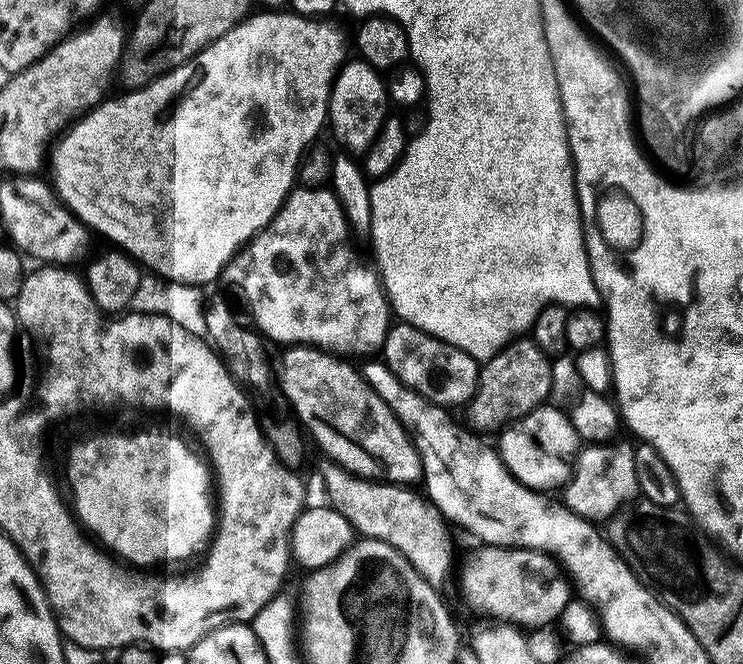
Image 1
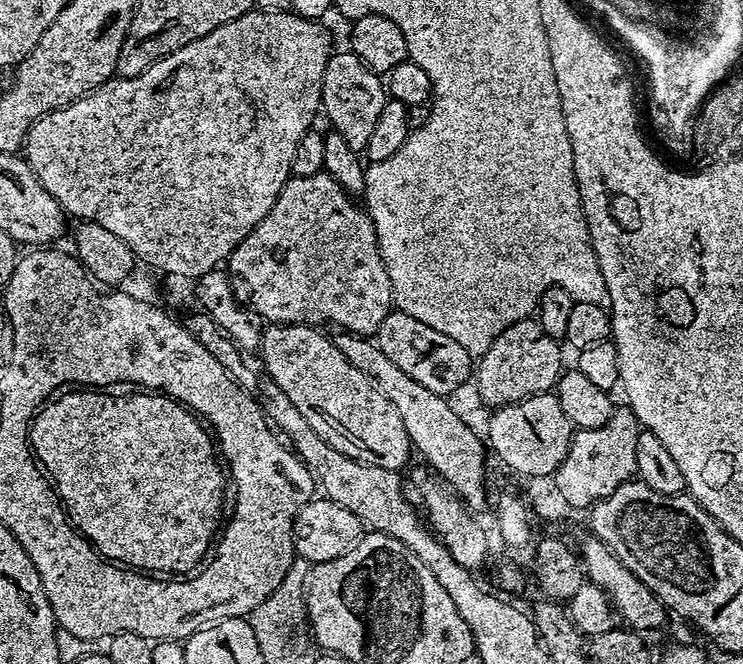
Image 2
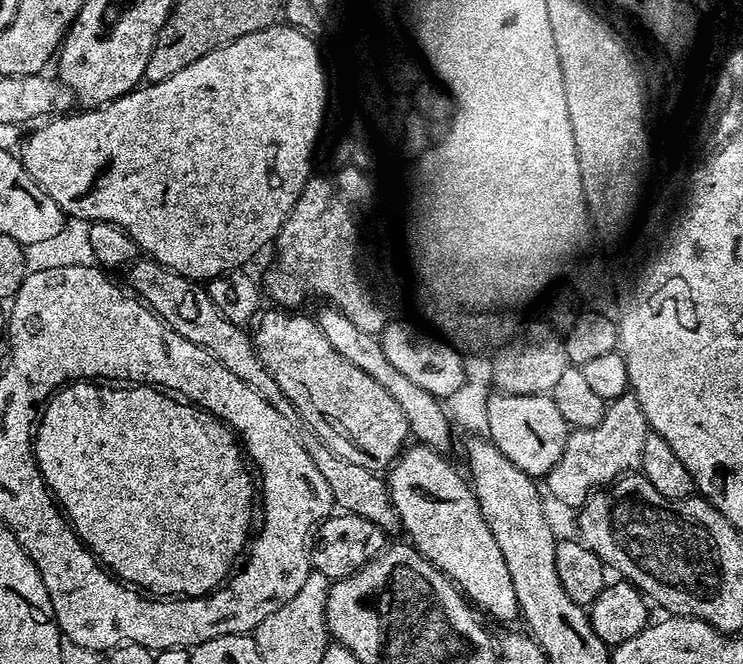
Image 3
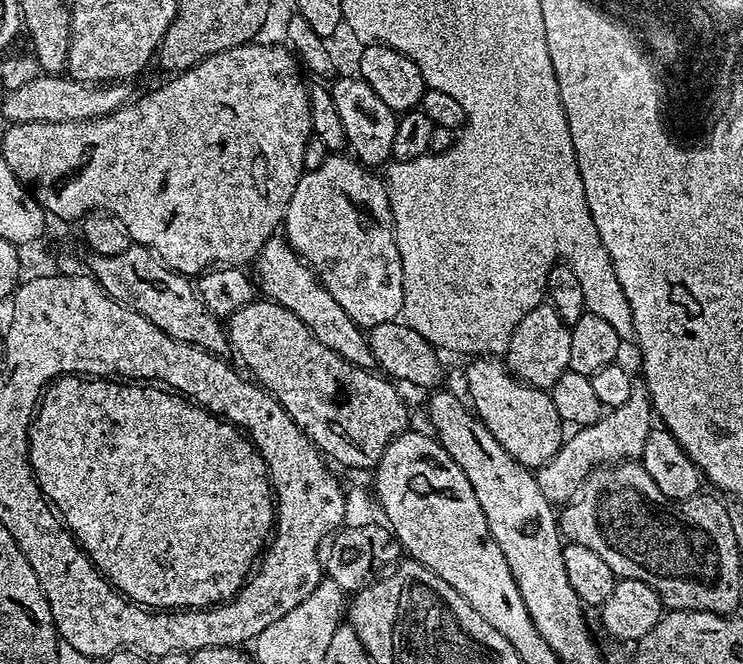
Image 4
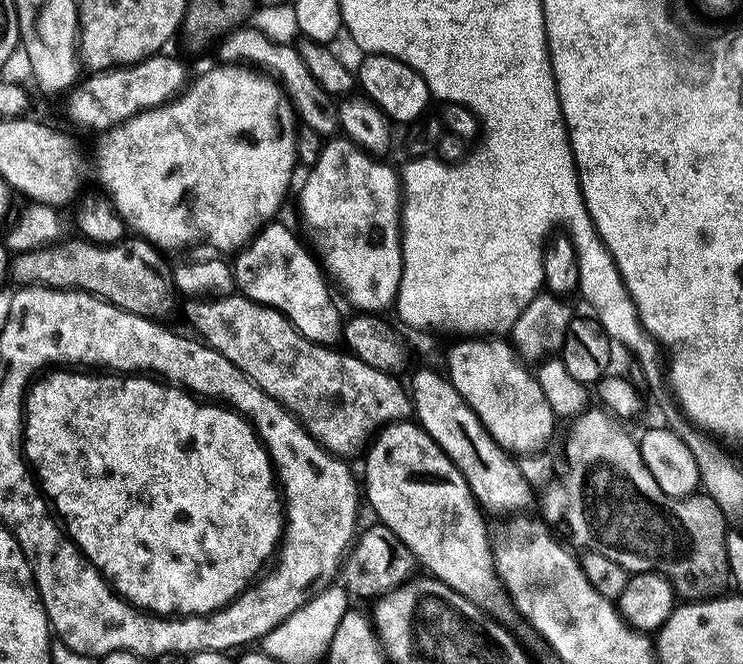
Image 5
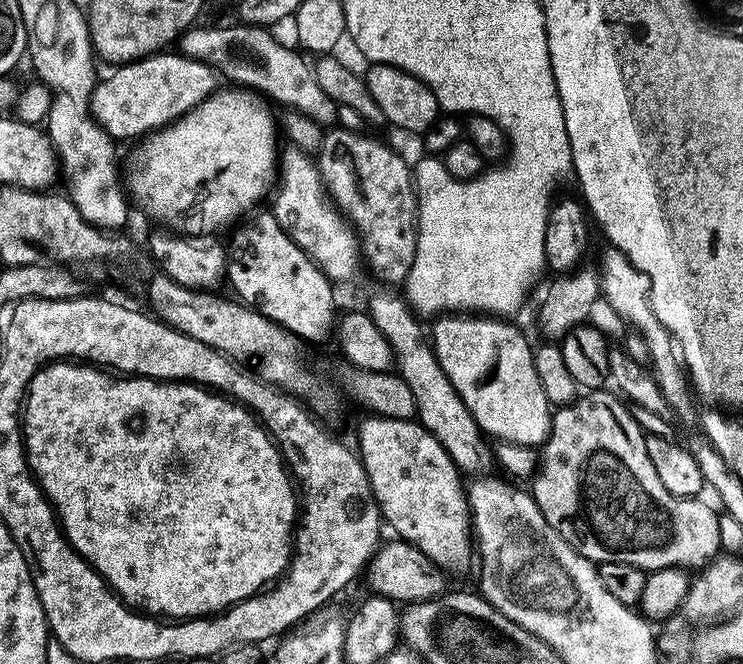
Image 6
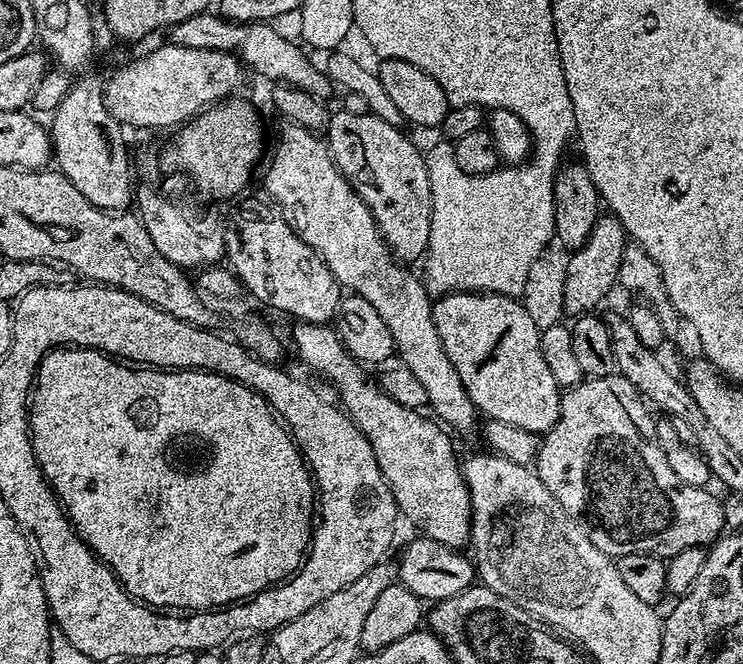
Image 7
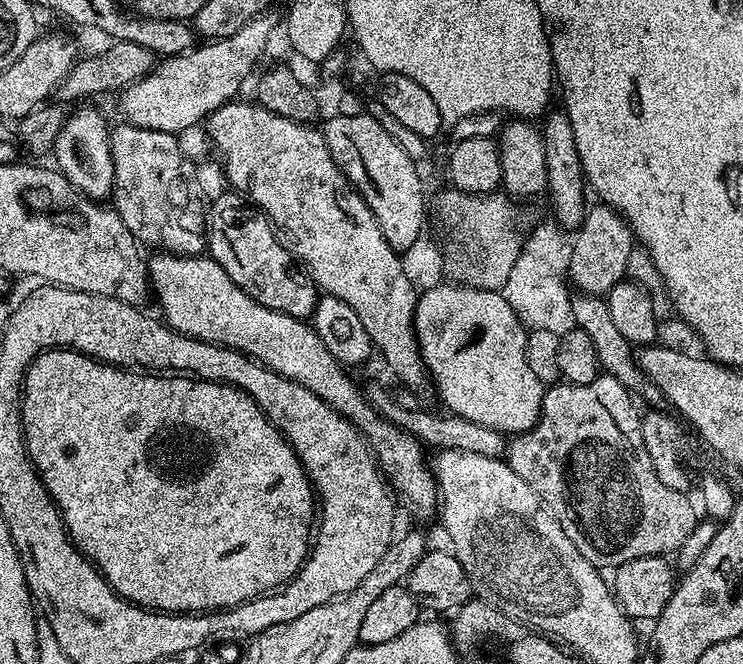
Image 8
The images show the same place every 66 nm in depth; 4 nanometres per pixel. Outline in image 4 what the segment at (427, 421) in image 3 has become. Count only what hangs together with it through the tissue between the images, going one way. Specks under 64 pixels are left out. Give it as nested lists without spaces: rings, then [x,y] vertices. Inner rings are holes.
[[[277,234],[264,243],[260,253],[256,255],[254,261],[254,283],[267,299],[276,304],[286,306],[296,315],[300,321],[312,331],[312,336],[322,342],[334,354],[338,354],[346,362],[350,362],[359,368],[371,369],[374,361],[372,357],[372,347],[368,345],[368,338],[365,329],[359,328],[334,302],[334,298],[326,291],[320,283],[319,276],[300,259],[283,235]]]

